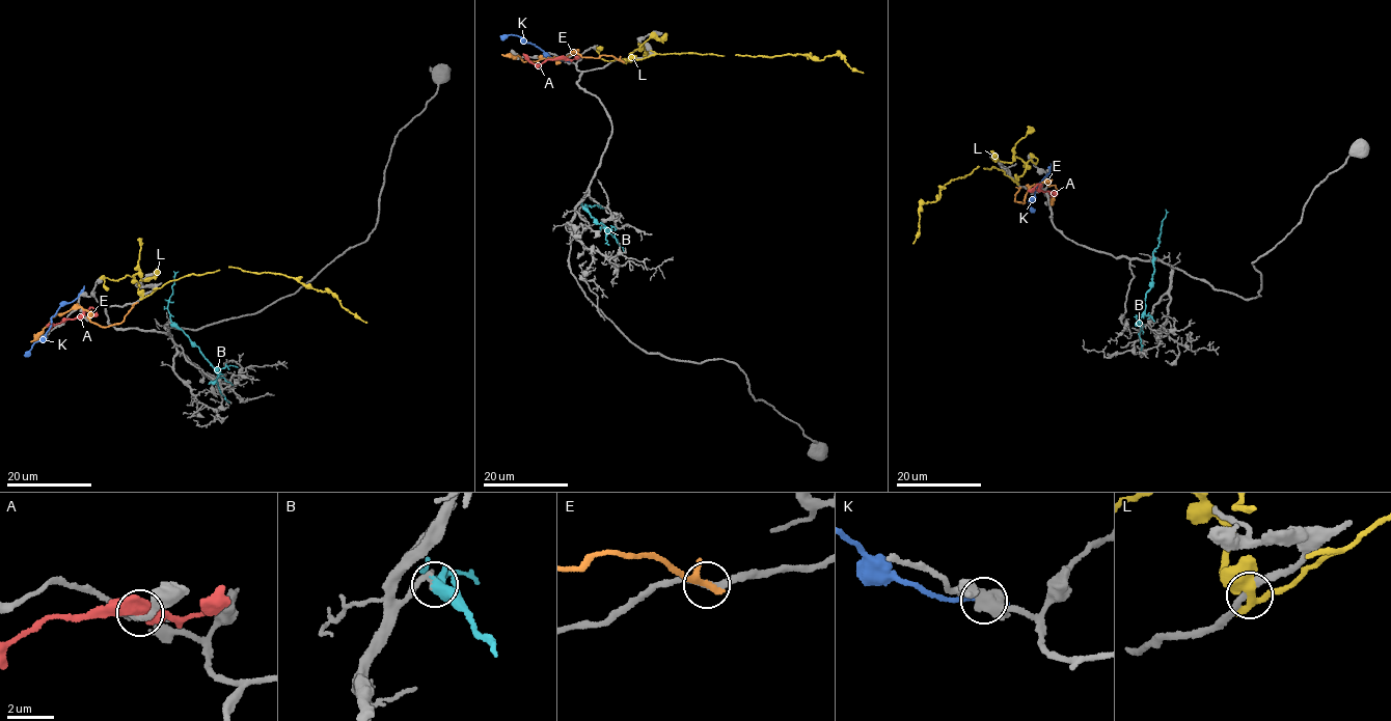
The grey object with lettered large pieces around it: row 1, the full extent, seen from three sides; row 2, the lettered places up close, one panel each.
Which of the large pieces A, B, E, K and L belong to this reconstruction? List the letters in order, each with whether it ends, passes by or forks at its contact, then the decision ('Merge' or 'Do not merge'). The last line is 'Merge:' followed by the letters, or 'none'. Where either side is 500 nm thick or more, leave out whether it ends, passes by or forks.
A: Do not merge
B: It passes by. Merge
E: It passes by. Do not merge
K: Do not merge
L: It passes by. Do not merge
Merge: B

